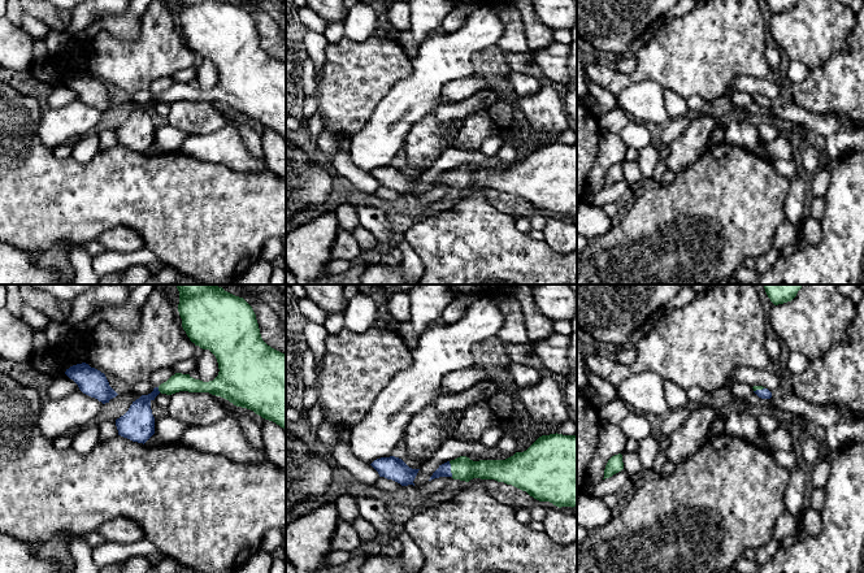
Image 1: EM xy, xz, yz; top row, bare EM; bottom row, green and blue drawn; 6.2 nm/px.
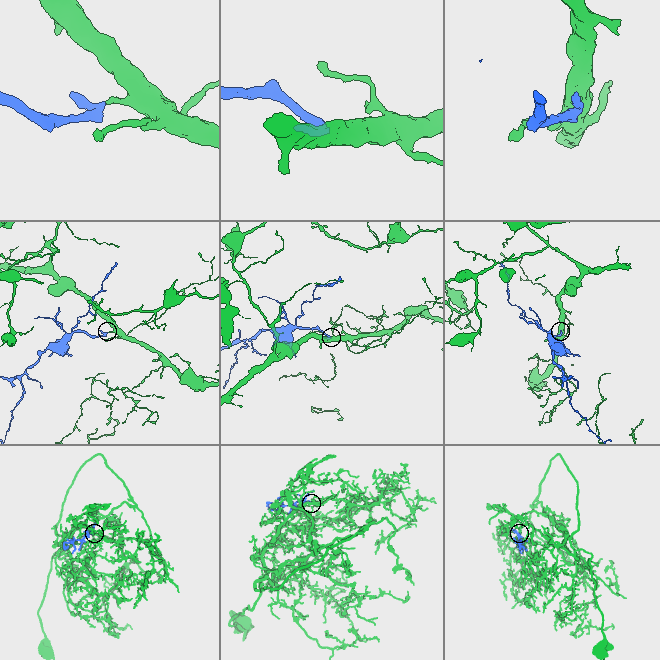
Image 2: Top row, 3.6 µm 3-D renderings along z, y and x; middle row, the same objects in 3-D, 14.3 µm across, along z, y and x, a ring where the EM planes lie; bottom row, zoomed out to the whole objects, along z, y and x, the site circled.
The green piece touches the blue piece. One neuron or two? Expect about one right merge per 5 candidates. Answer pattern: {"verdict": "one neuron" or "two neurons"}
{"verdict": "one neuron"}

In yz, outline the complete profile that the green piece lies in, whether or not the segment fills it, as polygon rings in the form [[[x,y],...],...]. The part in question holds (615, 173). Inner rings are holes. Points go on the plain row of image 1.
[[[618,162],[612,165],[605,174],[603,188],[612,186],[613,183],[621,181],[622,178],[624,178],[622,164]]]

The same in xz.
[[[577,143],[542,144],[526,160],[505,169],[473,170],[460,165],[439,174],[429,190],[439,186],[465,191],[495,188],[526,200],[539,210],[573,217],[577,216]]]

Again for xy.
[[[179,0],[178,21],[190,49],[216,65],[218,84],[213,90],[203,91],[190,83],[175,82],[155,96],[151,103],[142,104],[133,110],[129,120],[116,129],[118,144],[144,153],[155,143],[151,110],[160,101],[172,104],[179,100],[209,101],[221,105],[286,139],[286,64],[262,49],[252,16],[243,6],[227,0]]]

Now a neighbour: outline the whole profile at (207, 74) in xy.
[[[203,58],[196,65],[196,79],[199,88],[203,91],[213,90],[218,84],[218,71],[216,65],[209,58]]]

